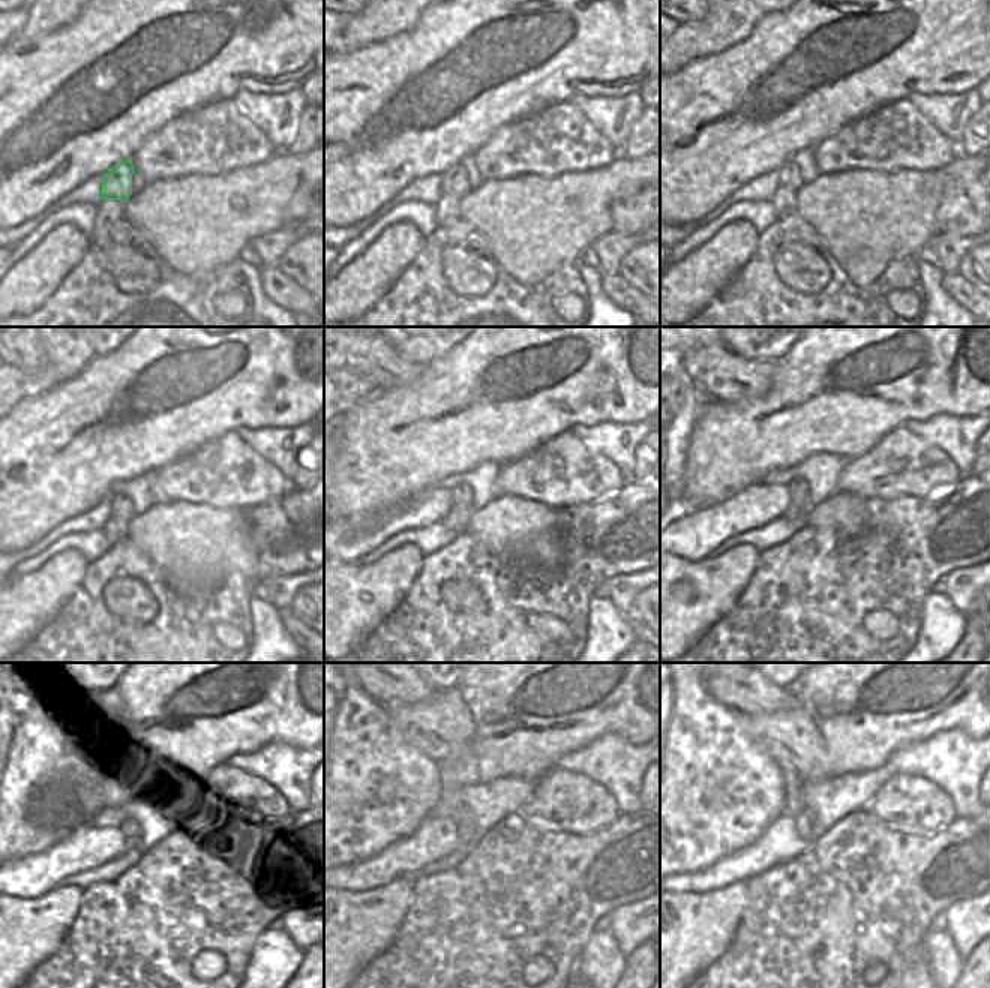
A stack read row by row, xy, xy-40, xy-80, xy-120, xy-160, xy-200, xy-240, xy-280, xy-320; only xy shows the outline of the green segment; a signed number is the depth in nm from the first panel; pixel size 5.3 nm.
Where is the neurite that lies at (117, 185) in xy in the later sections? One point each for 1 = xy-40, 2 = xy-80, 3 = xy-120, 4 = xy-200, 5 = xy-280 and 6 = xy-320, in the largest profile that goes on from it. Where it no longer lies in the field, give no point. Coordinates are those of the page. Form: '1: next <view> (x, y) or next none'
1: next xy-40 (455, 182)
2: next xy-80 (791, 177)
3: next xy-120 (120, 507)
4: next xy-200 (798, 491)
5: next xy-280 (467, 826)
6: next xy-320 (803, 822)

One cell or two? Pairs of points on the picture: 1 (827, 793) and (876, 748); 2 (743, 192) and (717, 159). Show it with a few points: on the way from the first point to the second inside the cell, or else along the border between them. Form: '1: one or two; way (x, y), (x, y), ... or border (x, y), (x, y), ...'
1: two; border (881, 766), (828, 778)
2: two; border (770, 171), (743, 183), (711, 210)

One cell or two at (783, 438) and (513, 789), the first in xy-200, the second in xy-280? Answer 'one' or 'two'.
two

